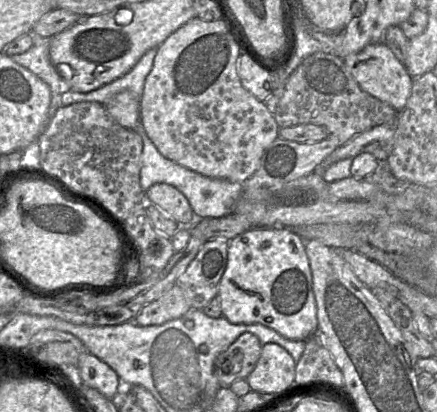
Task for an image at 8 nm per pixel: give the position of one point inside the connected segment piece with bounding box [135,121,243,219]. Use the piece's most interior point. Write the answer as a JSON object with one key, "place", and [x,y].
{"place":[208,197]}

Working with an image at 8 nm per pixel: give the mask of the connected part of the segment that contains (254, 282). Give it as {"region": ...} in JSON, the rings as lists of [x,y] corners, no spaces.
{"region":[[[253,228],[232,238],[228,243],[226,268],[217,296],[222,316],[232,324],[262,324],[291,340],[306,341],[318,333],[316,301],[305,241],[292,229]]]}

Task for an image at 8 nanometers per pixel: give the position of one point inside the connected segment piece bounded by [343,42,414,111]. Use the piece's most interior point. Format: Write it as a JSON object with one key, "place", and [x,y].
{"place":[377,70]}

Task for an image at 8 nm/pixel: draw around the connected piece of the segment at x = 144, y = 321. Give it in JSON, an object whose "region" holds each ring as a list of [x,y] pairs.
{"region":[[[175,284],[158,299],[144,306],[133,320],[139,326],[162,325],[185,315],[191,307]]]}

